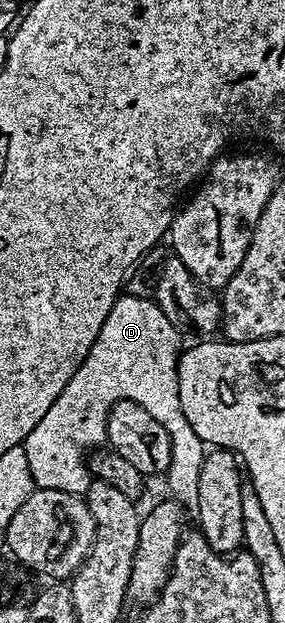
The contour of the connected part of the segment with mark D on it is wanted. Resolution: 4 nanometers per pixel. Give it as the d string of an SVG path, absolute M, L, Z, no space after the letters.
M119 296L112 310L108 310L108 318L104 318L104 326L100 326L100 334L96 342L92 342L88 358L84 358L76 374L72 374L68 386L64 386L60 398L52 402L48 414L44 414L44 418L32 426L32 434L28 434L24 447L35 489L85 493L92 479L87 457L92 450L101 449L106 444L110 407L127 400L144 406L144 410L168 430L172 462L164 473L164 480L170 483L169 495L183 508L197 509L200 466L204 466L208 448L196 430L192 430L180 406L178 357L184 348L182 340L183 333L164 318L164 310L160 310L153 299Z

